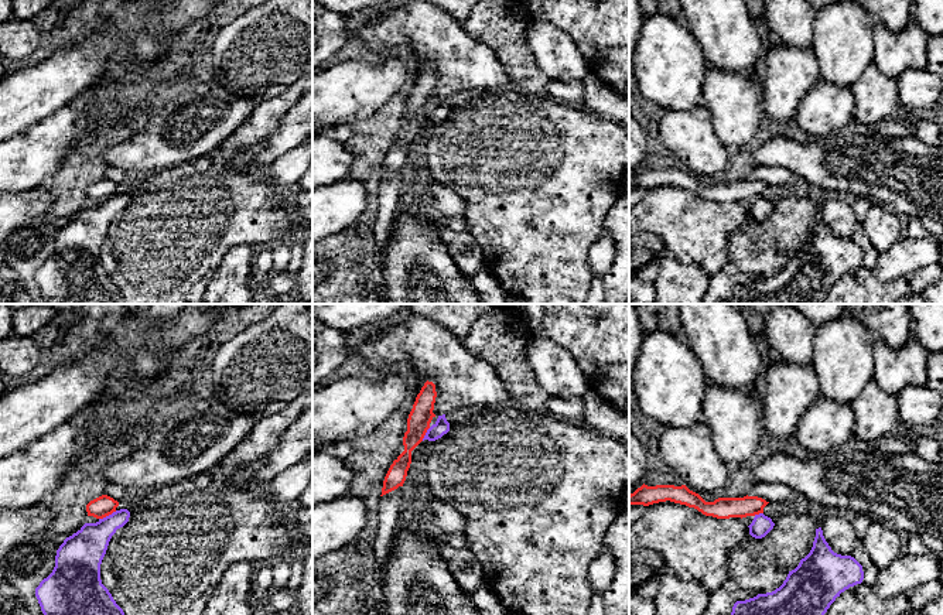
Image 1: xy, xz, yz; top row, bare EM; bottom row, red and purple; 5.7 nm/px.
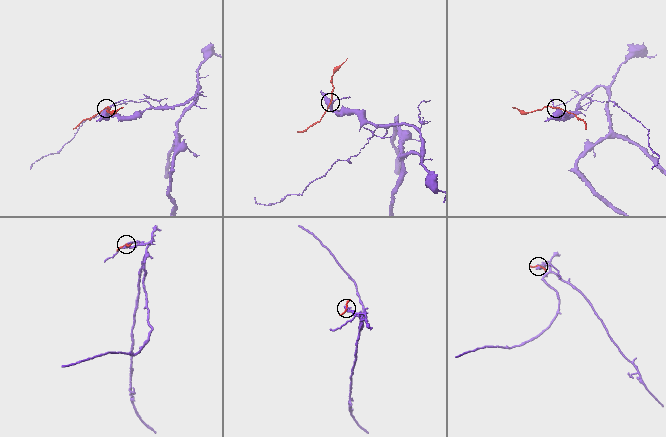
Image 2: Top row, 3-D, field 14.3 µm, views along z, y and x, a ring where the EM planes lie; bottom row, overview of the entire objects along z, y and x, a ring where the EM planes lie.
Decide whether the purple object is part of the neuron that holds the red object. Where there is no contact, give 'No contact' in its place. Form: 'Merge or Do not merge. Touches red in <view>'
Do not merge. Touches red in xy

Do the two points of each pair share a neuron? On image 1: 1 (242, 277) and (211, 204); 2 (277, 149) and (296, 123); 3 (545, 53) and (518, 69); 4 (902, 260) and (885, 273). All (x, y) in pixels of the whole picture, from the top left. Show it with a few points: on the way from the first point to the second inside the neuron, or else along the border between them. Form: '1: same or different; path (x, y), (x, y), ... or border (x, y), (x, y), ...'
1: different; border (255, 248), (233, 245), (212, 276)
2: same; path (280, 143), (294, 129)
3: different; border (528, 26), (528, 45), (537, 65), (549, 78)
4: same; path (898, 260), (889, 269)

